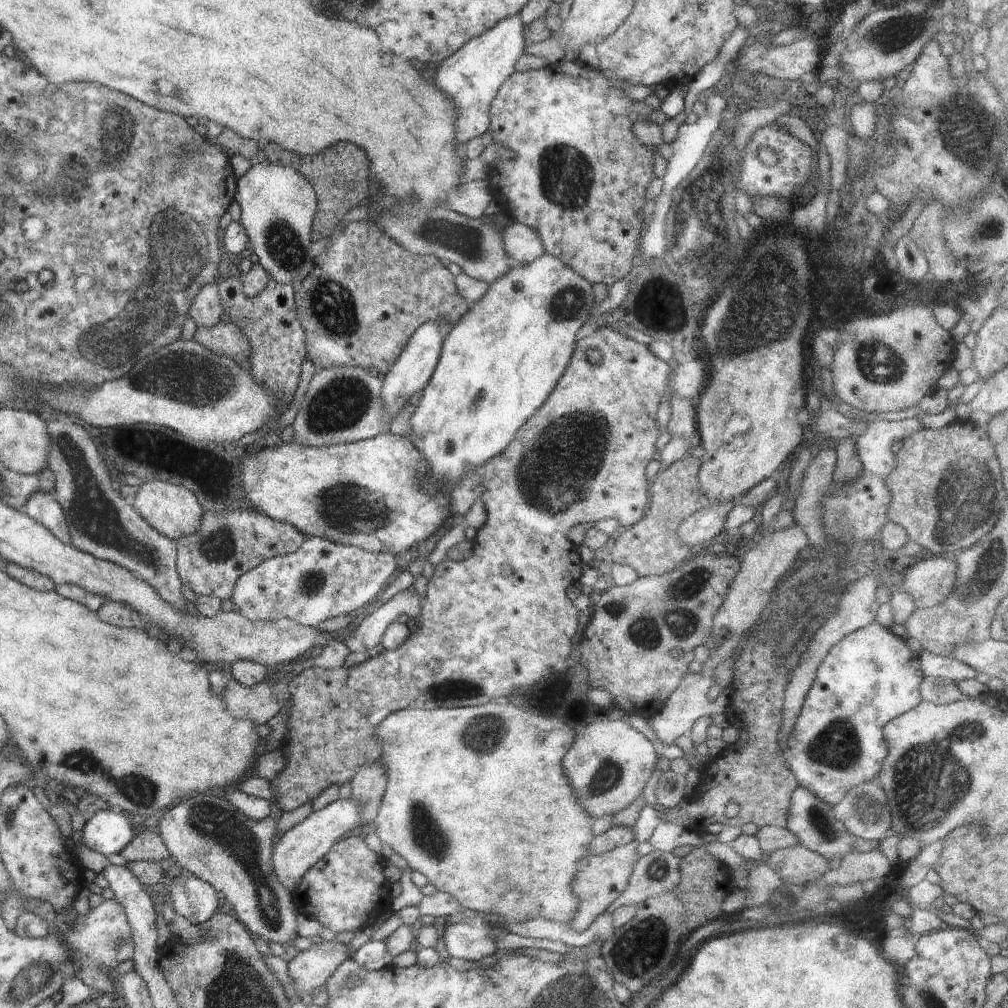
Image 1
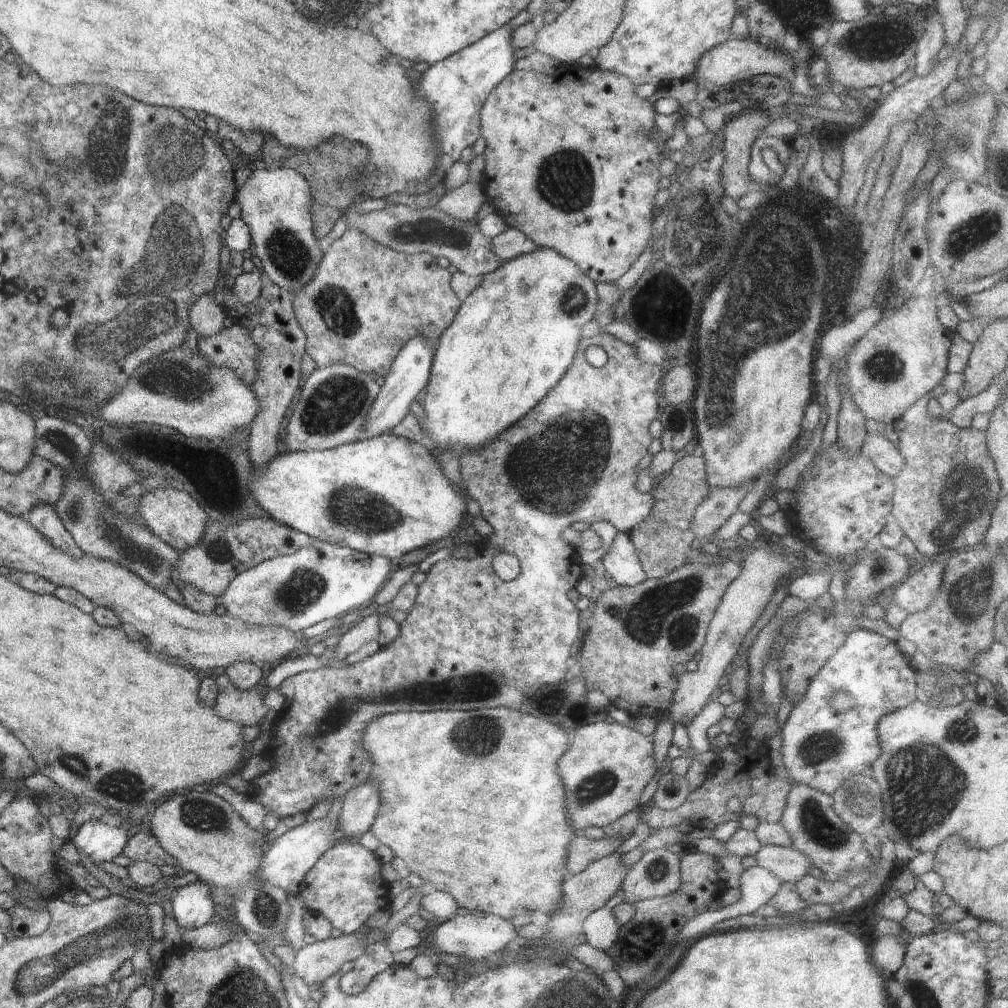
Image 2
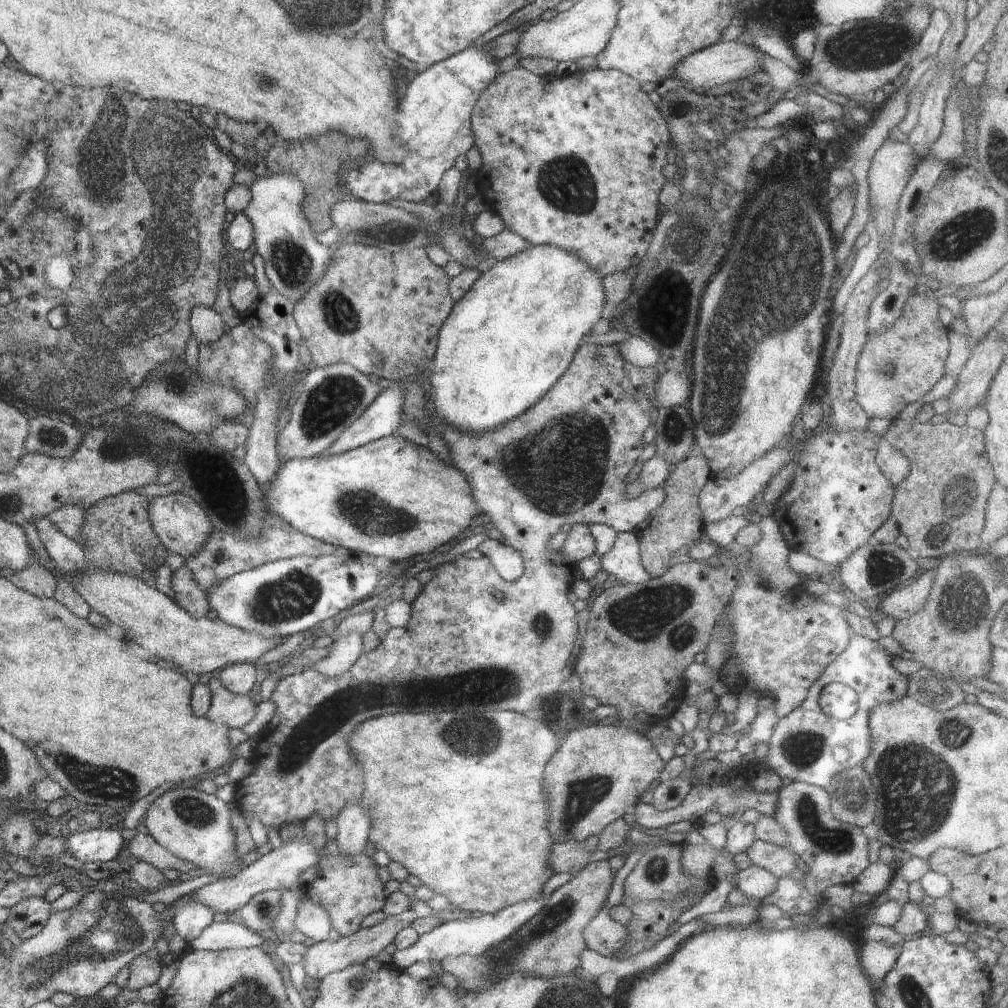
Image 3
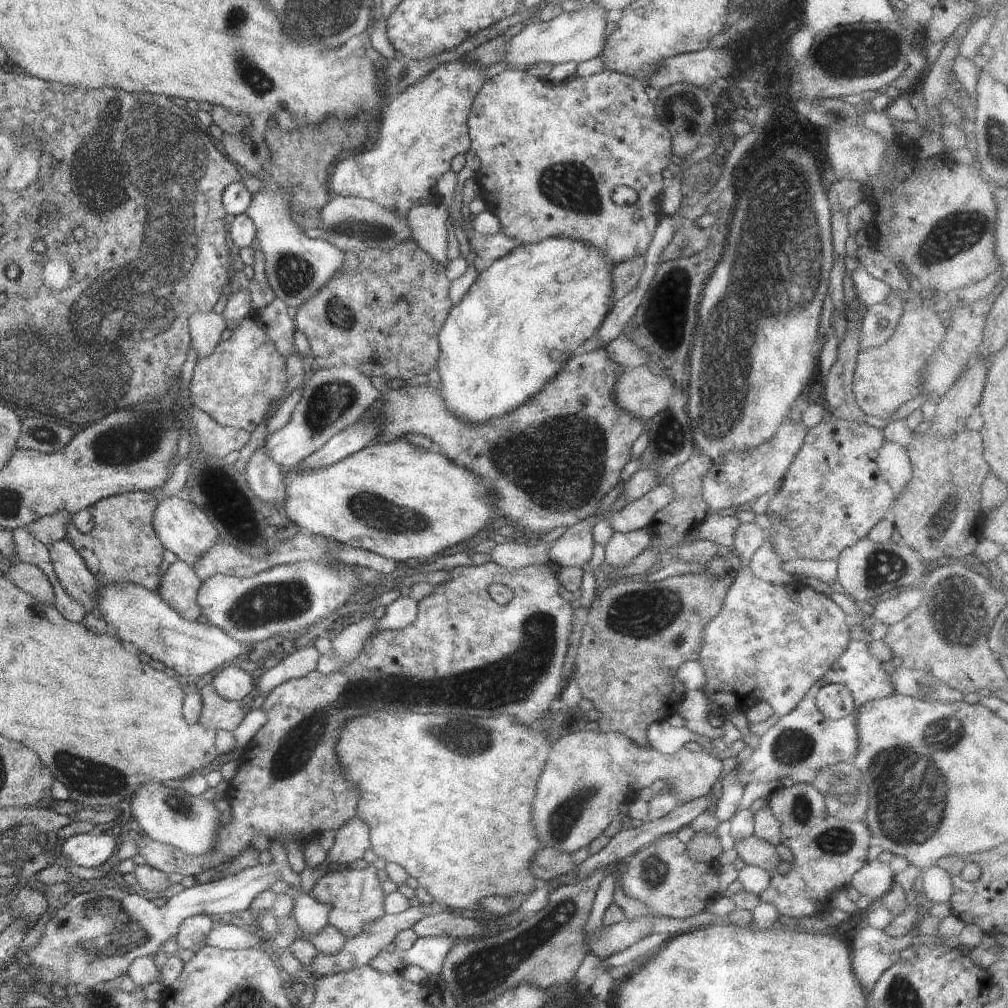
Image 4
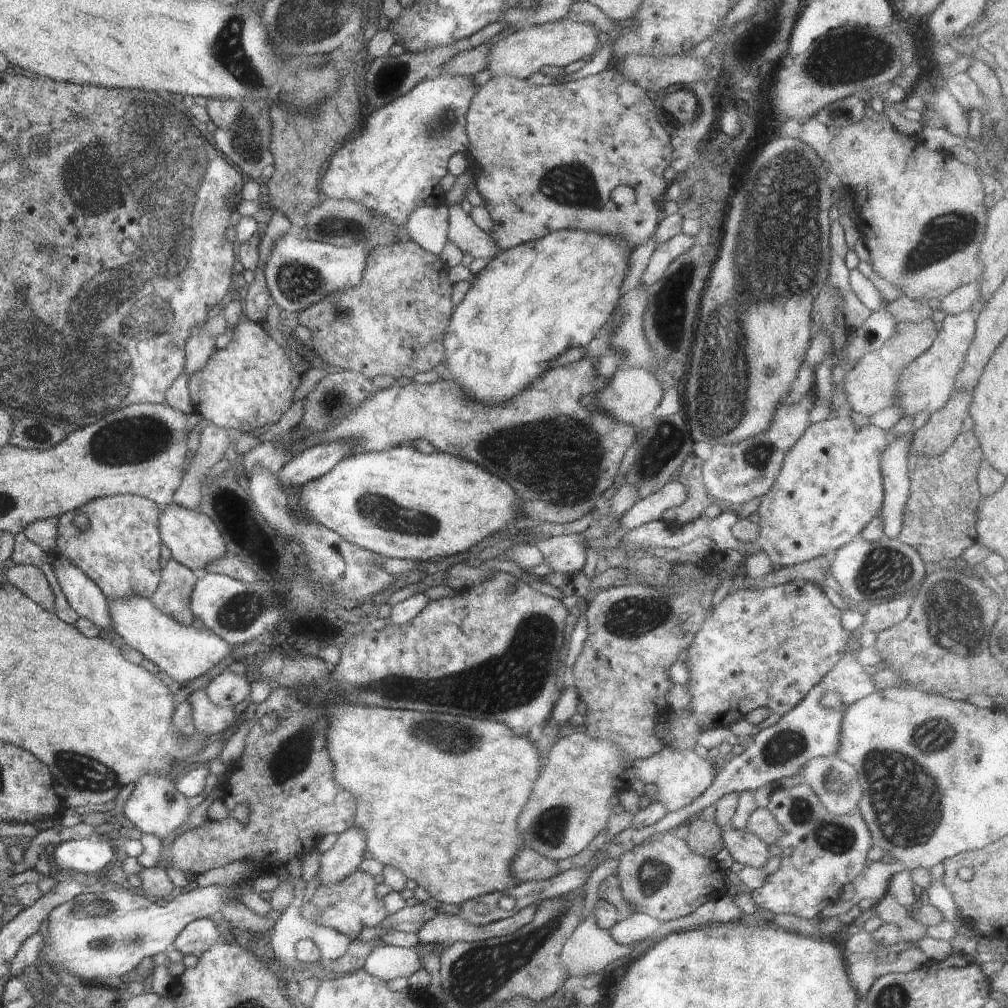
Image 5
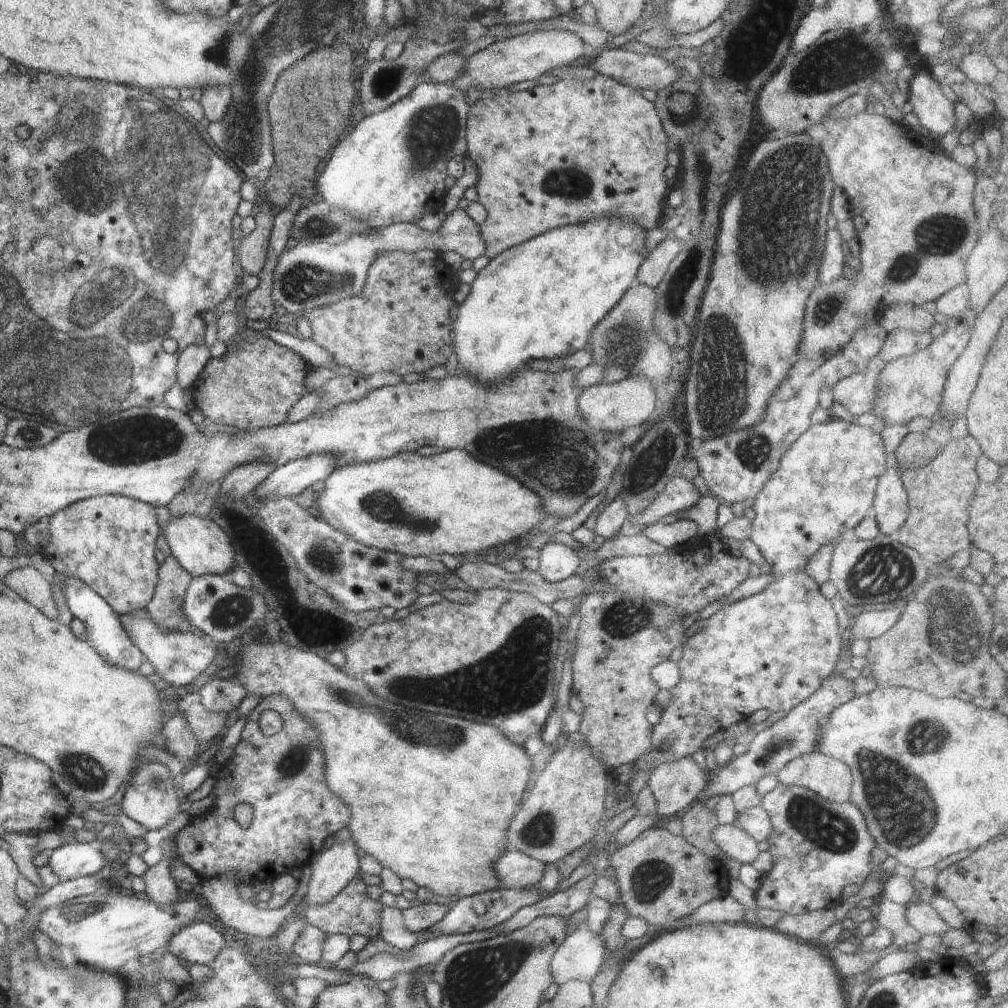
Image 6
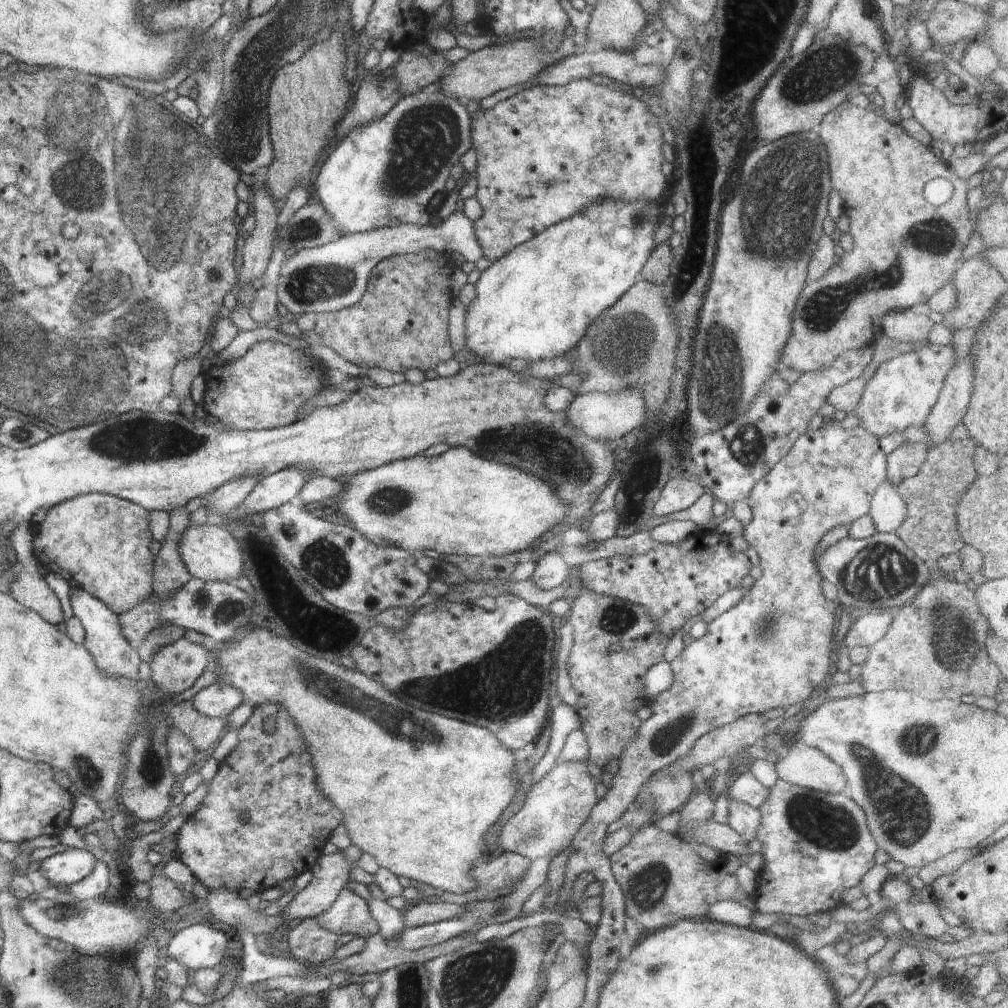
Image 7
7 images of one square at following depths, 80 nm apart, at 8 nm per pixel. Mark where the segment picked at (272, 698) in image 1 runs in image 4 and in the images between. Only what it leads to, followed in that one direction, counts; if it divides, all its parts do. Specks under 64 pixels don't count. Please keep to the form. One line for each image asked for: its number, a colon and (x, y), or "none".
2: (245, 706)
3: (236, 711)
4: (217, 714)

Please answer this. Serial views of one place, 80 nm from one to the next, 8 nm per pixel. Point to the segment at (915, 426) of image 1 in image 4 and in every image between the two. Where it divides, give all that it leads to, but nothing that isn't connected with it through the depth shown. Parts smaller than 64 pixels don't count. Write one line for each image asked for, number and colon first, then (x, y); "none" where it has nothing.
2: (884, 454)
3: (893, 464)
4: (892, 461)

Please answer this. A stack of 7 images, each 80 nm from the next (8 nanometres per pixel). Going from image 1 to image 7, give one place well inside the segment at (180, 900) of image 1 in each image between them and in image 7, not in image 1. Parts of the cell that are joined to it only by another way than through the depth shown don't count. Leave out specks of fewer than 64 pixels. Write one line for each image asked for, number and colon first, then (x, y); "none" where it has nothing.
2: (193, 906)
3: (190, 918)
4: (192, 935)
5: (201, 934)
6: (199, 943)
7: (199, 946)

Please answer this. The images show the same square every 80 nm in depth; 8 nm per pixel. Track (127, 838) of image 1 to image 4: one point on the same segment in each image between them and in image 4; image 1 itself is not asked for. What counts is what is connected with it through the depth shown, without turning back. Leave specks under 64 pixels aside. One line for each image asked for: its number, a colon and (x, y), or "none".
2: (100, 842)
3: (88, 845)
4: (87, 850)

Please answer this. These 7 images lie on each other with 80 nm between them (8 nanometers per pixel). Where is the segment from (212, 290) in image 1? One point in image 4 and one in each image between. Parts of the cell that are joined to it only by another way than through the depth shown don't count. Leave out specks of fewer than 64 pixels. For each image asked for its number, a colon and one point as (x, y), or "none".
2: (207, 318)
3: (207, 325)
4: (205, 330)

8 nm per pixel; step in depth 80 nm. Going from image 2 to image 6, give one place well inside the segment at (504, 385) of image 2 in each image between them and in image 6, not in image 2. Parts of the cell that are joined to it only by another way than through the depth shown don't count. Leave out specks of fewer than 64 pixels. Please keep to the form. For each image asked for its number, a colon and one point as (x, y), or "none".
3: (513, 335)
4: (511, 333)
5: (533, 302)
6: (541, 299)

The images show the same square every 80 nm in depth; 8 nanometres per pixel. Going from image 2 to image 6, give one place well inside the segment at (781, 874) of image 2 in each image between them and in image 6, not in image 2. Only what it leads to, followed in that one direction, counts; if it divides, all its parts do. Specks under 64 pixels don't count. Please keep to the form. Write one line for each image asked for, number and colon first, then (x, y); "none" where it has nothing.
3: (779, 861)
4: (754, 850)
5: (744, 846)
6: (738, 845)

